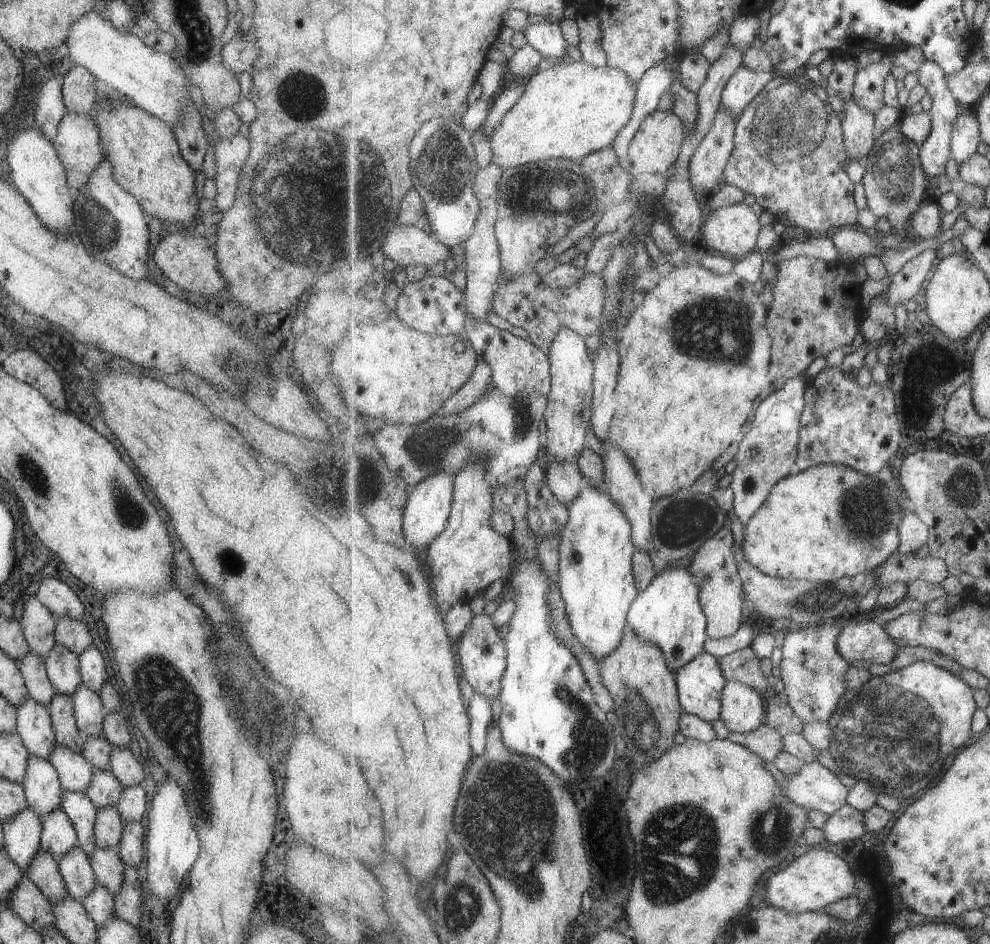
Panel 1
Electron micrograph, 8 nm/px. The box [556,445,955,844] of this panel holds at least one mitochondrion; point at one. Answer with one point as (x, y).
(866, 745)

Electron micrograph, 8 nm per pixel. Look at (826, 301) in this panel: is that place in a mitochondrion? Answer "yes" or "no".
no

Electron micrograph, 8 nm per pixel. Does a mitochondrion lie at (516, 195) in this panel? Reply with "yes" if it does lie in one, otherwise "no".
yes

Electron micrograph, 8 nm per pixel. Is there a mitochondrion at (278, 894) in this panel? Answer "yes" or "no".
no

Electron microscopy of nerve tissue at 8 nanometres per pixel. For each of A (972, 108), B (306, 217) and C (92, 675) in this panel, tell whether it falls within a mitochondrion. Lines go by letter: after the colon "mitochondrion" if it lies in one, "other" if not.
A: other
B: mitochondrion
C: other

